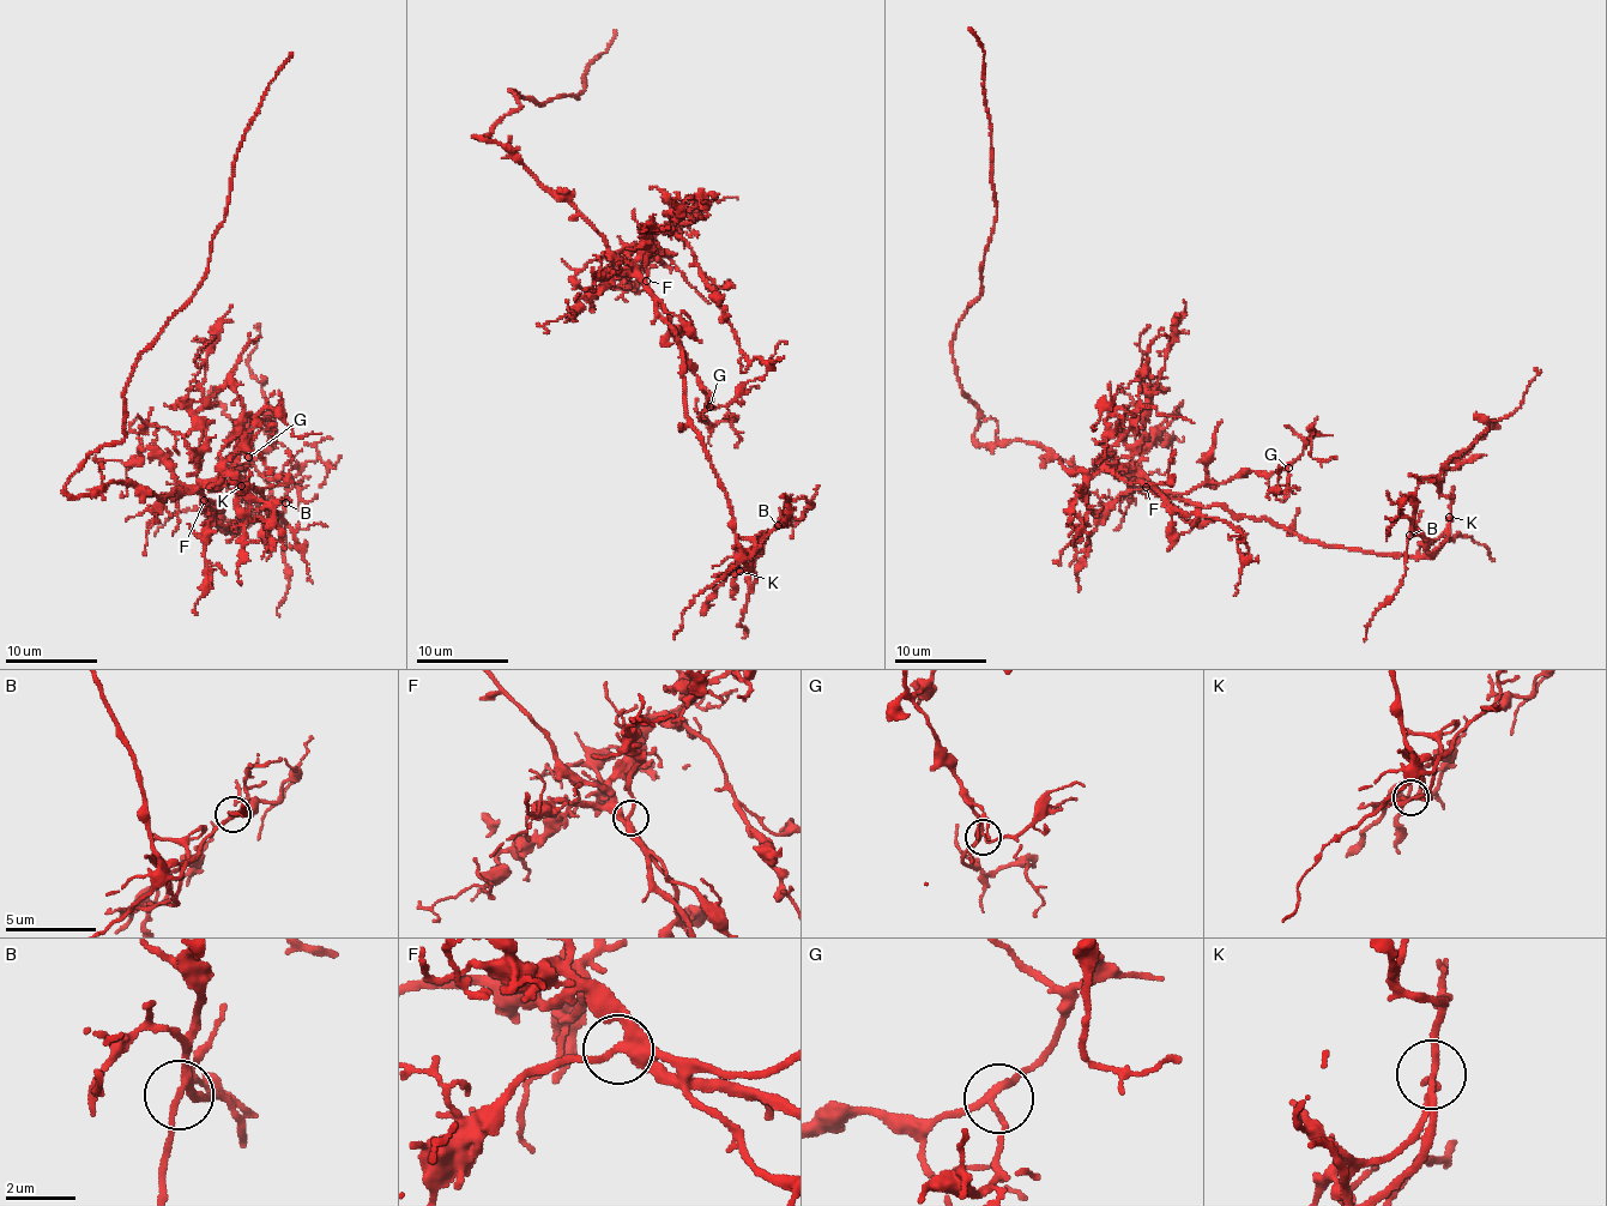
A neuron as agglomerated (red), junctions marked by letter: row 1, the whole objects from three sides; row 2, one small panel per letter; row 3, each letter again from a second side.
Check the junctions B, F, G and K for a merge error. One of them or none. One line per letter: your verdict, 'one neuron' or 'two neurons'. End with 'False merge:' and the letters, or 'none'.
B: one neuron
F: one neuron
G: one neuron
K: one neuron
False merge: none

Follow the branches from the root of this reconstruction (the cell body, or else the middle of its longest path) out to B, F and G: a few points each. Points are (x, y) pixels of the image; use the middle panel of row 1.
B: (579, 213), (635, 267), (677, 337), (684, 410), (725, 493), (735, 541), (743, 552), (755, 550), (778, 525)
F: (579, 213), (606, 247), (630, 263), (642, 282), (646, 281)
G: (579, 213), (616, 255), (635, 267), (635, 277), (668, 314), (675, 341), (710, 406)

